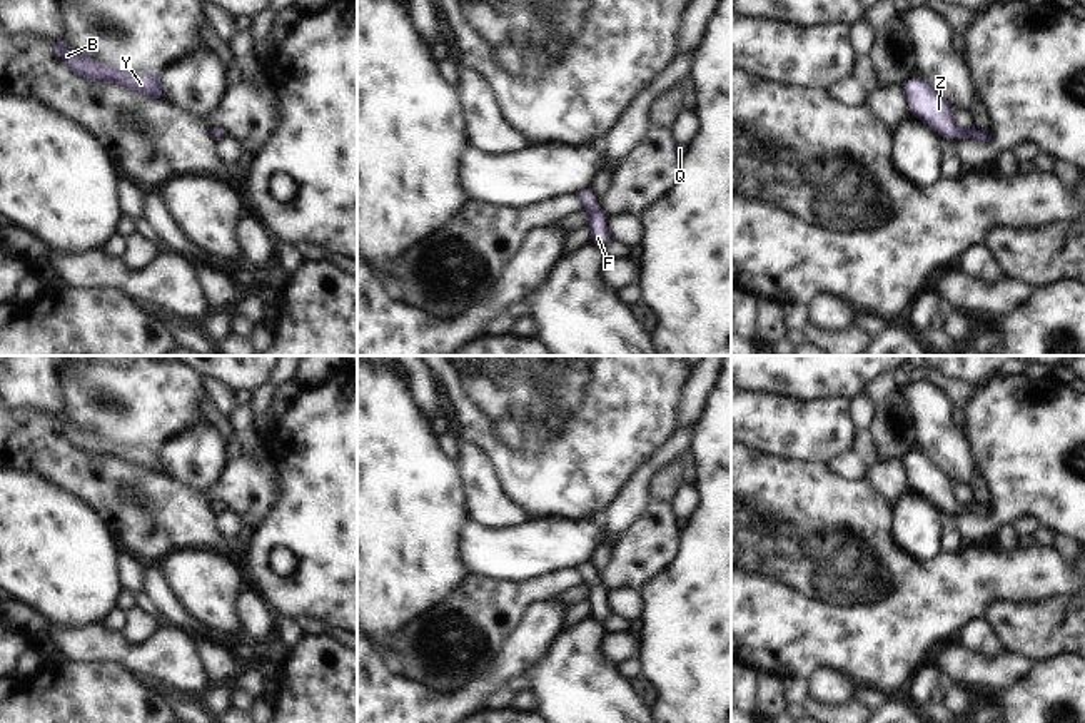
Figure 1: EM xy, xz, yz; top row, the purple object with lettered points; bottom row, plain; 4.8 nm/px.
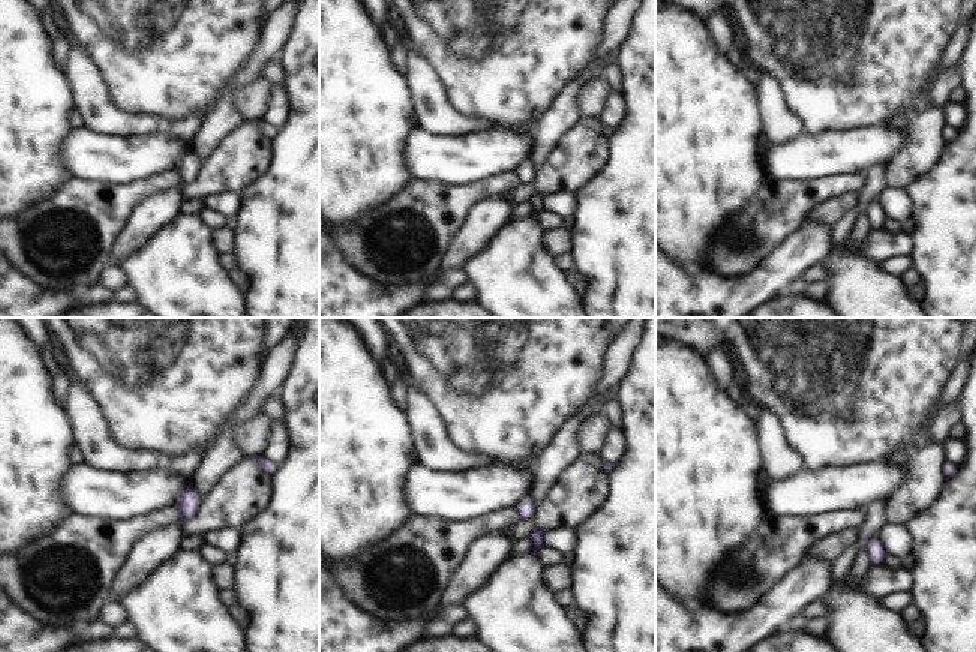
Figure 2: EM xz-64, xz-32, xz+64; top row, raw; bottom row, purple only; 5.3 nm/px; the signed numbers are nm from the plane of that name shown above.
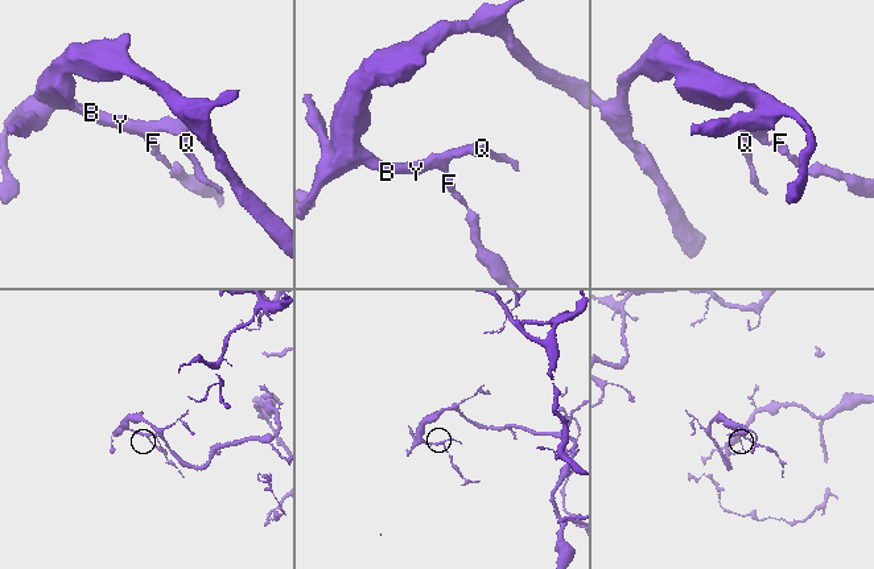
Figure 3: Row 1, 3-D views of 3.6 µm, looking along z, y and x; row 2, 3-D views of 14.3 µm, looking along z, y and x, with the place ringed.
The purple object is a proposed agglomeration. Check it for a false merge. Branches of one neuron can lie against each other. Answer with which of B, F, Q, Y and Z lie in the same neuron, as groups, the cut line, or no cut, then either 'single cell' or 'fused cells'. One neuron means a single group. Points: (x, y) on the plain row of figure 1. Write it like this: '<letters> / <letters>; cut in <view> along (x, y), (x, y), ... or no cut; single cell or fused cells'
B F Q Y Z; no cut; single cell

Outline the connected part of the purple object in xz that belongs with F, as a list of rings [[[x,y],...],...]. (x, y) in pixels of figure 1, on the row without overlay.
[[[588,559],[584,564],[578,568],[583,581],[588,584],[588,601],[591,604],[591,618],[603,623],[609,614],[609,604],[608,604],[608,589],[596,583],[596,569]]]

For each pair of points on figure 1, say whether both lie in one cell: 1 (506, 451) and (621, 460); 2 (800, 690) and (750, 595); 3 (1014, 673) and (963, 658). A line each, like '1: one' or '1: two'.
1: one
2: two
3: one

